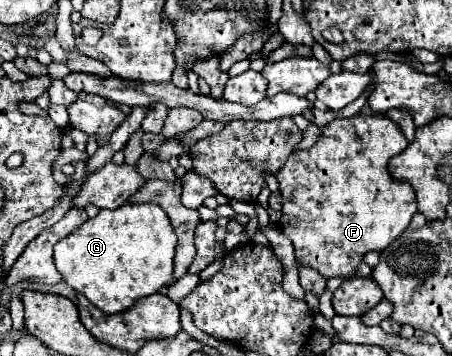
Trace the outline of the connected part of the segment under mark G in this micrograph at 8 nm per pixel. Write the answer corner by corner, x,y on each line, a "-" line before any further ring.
125,203
119,209
101,209
97,217
87,219
67,237
55,245
55,267
63,279
77,291
83,293
103,313
121,313
129,309
137,299
153,295
165,287
173,277
177,237
173,235
167,213
153,203

